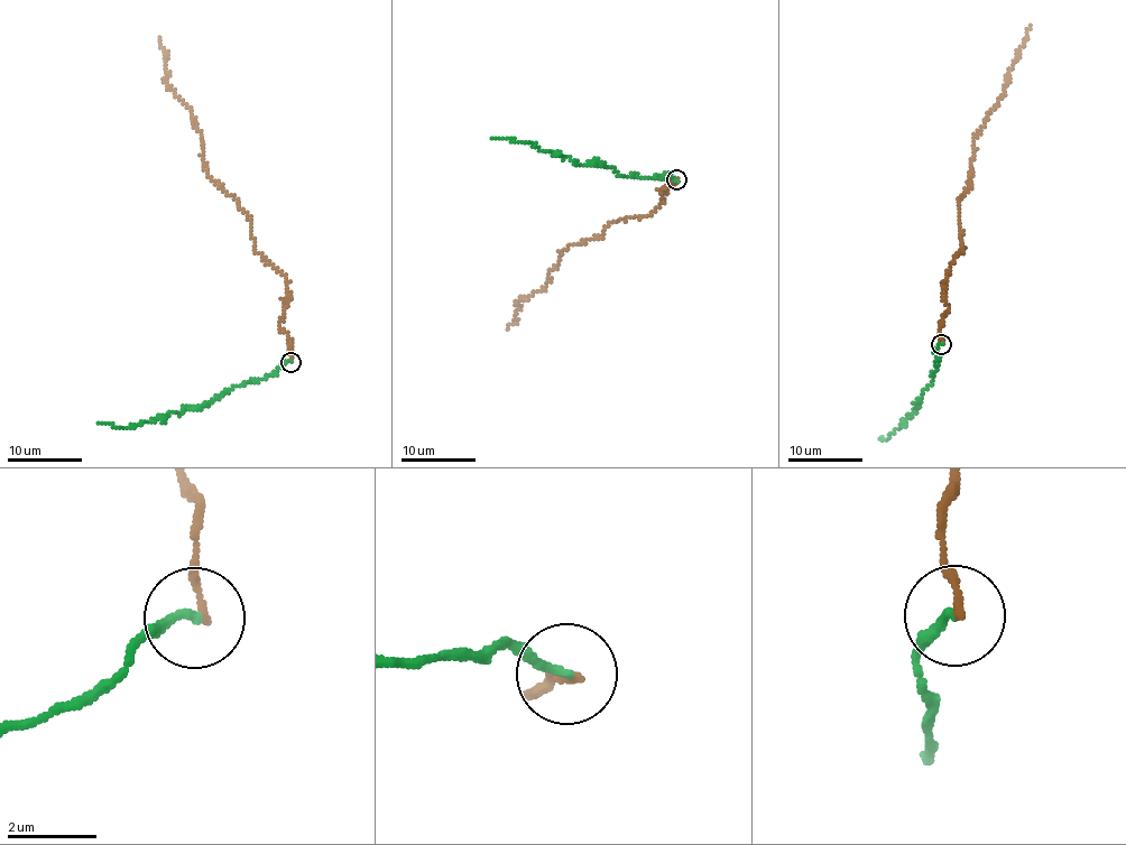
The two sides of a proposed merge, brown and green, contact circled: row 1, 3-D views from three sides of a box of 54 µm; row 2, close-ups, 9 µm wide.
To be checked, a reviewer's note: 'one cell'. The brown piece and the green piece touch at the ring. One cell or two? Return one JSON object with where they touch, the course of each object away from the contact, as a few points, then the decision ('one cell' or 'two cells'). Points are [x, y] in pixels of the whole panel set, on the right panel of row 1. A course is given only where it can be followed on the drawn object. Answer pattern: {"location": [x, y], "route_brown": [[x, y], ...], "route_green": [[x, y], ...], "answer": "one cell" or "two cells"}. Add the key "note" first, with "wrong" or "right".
{"note": "wrong", "location": [941, 344], "route_brown": [[942, 344], [945, 275], [963, 248], [959, 200], [970, 186], [976, 132], [1000, 95], [1030, 24]], "route_green": [[942, 344], [934, 353], [938, 364], [931, 382], [922, 391], [919, 404], [889, 437], [878, 438]], "answer": "two cells"}

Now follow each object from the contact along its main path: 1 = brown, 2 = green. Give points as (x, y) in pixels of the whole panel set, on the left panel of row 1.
1: (291, 362), (280, 326), (287, 277), (255, 250), (251, 221), (206, 173), (190, 108), (167, 84), (160, 36)
2: (291, 362), (265, 378), (227, 390), (202, 407), (185, 407), (178, 414), (129, 427), (98, 423)

